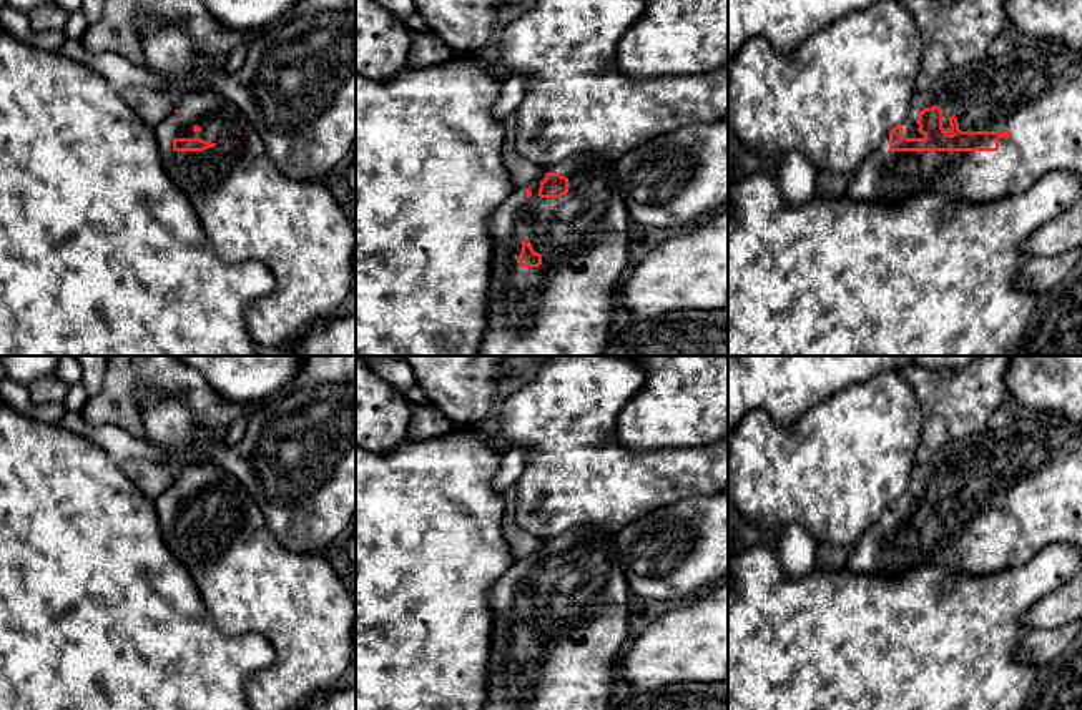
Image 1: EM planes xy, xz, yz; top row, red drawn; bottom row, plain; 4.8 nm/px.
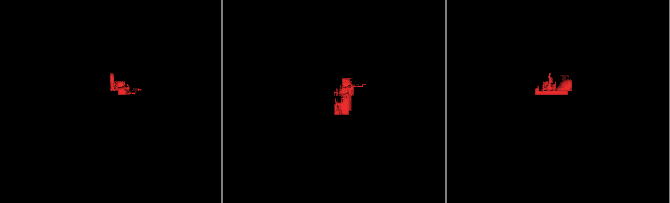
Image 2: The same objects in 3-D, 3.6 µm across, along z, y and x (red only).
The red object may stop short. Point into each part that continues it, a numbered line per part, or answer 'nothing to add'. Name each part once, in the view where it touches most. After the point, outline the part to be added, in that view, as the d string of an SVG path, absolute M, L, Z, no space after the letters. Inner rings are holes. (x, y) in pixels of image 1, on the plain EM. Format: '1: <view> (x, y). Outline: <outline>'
1: yz (1034, 463). Outline: M1035 411L1011 421L1002 429L987 429L956 439L932 451L924 464L916 464L906 491L901 494L904 510L924 510L917 504L919 484L937 477L942 482L942 500L949 504L949 491L956 489L961 504L1011 504L999 512L997 524L891 524L889 505L853 545L846 569L854 574L898 577L917 567L944 567L954 574L987 575L1017 569L1050 544L1067 542L1082 552L1082 424L1050 412ZM949 504L951 505L951 504ZM951 505L952 507L952 505Z

